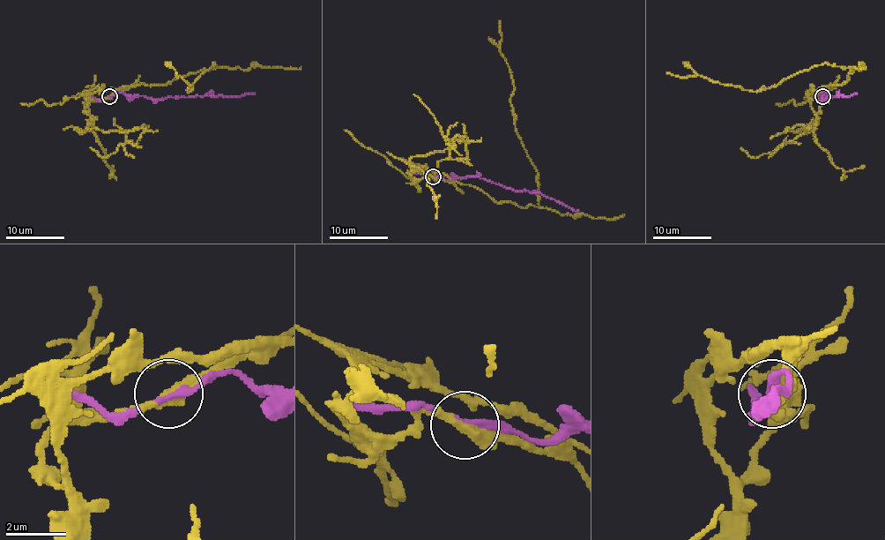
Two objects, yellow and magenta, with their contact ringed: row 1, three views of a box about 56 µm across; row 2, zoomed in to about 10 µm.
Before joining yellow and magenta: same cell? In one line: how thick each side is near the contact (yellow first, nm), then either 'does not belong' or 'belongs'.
380 nm thick on the yellow side, 170 nm on the other; does not belong

